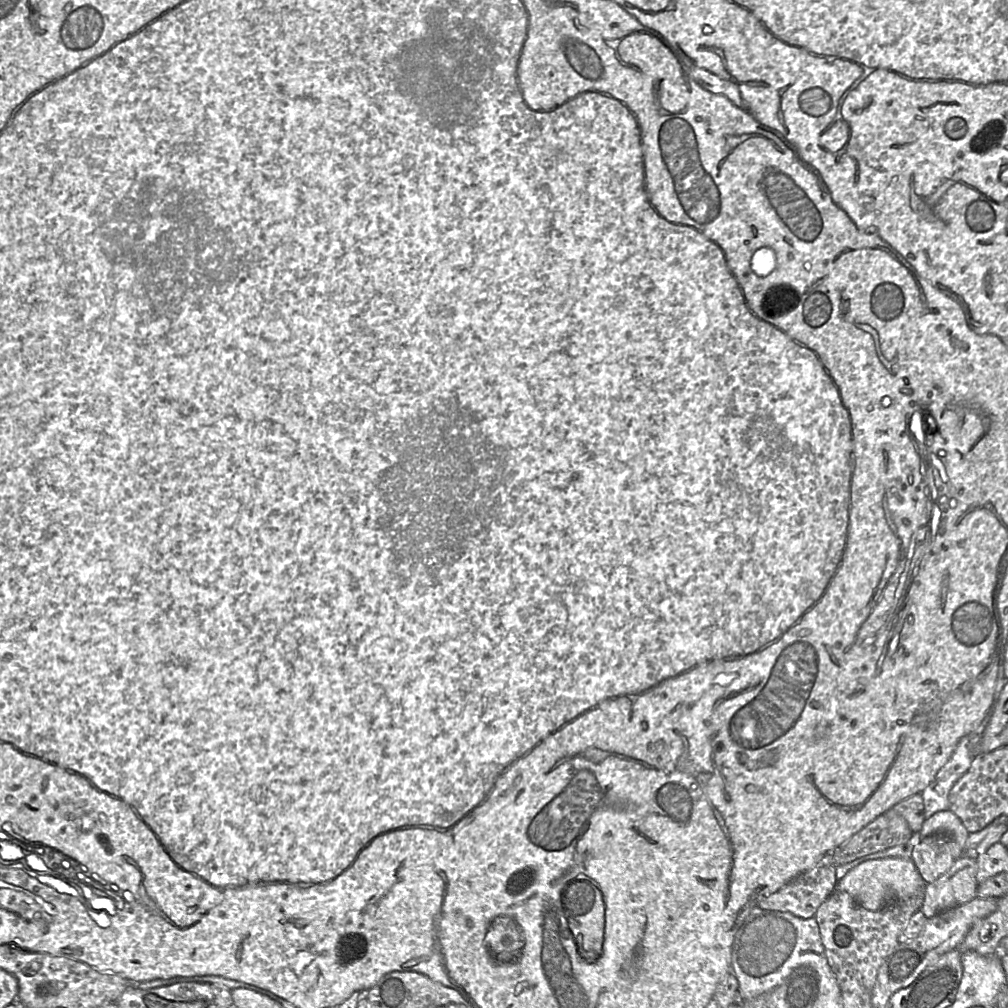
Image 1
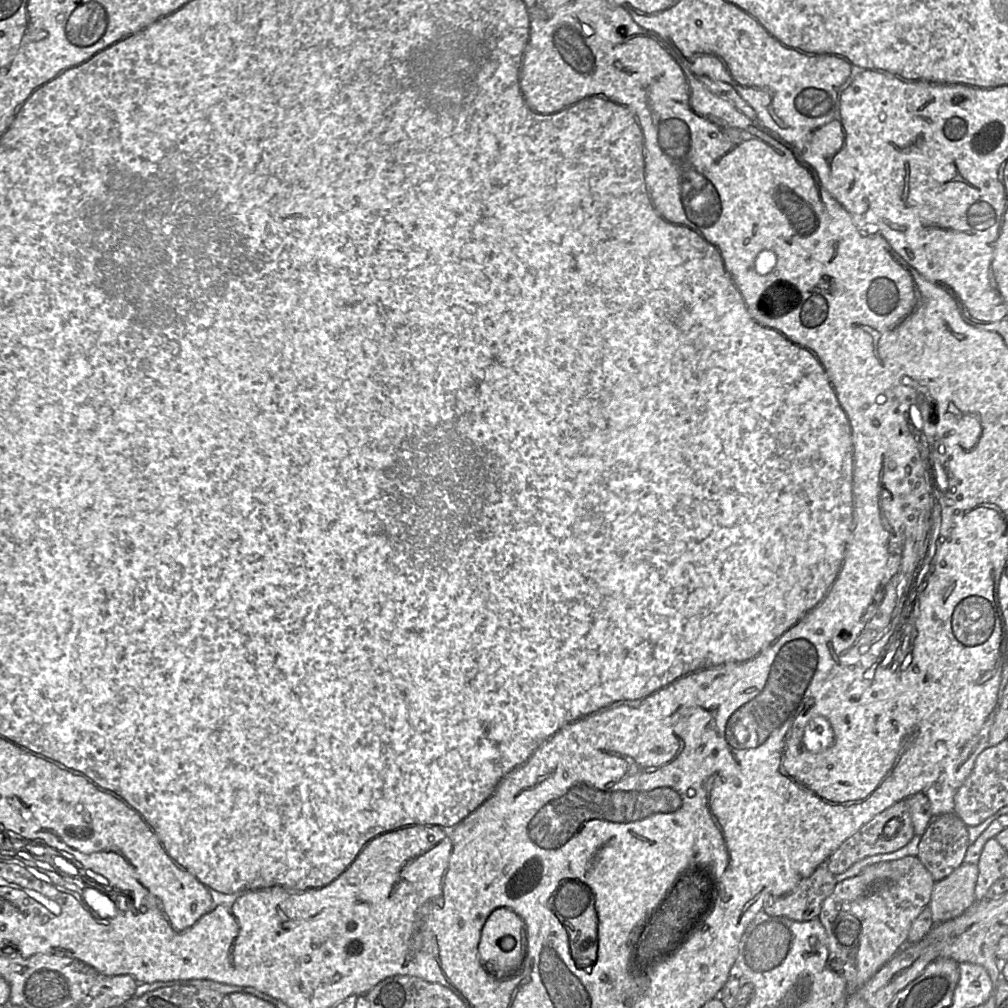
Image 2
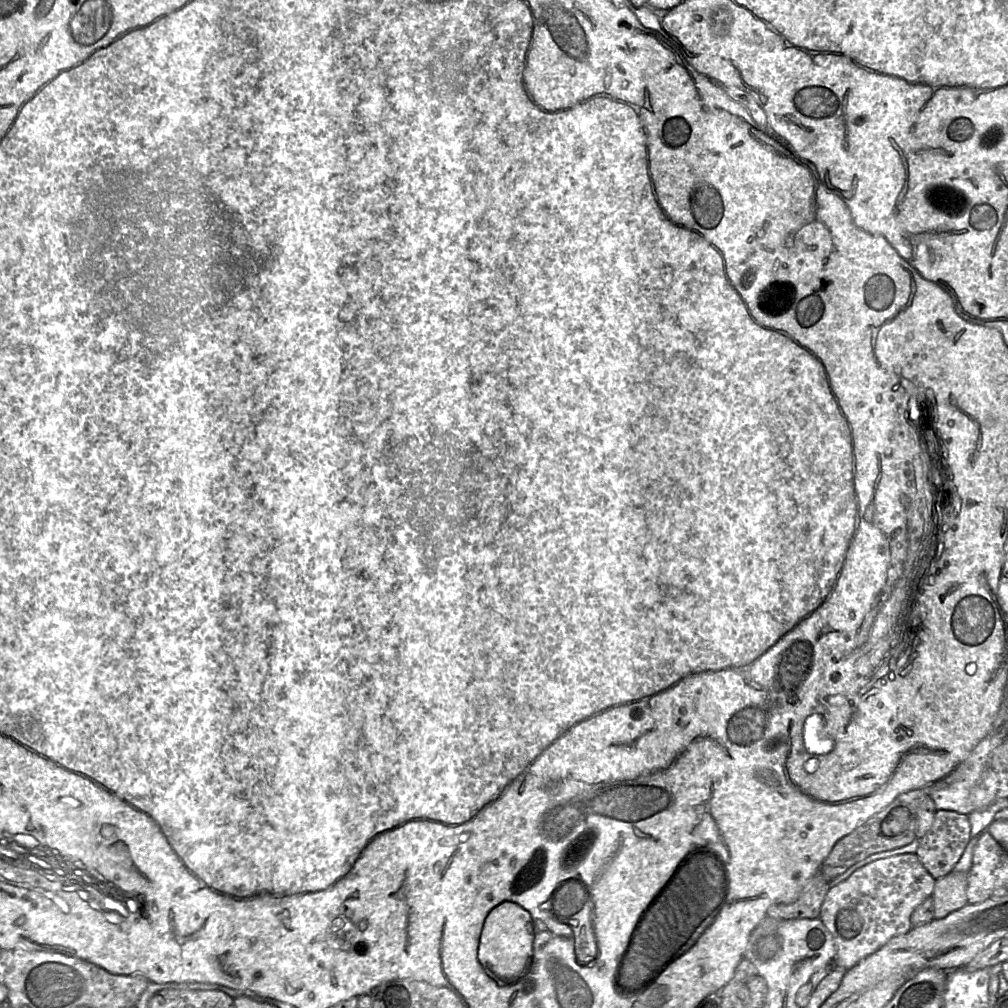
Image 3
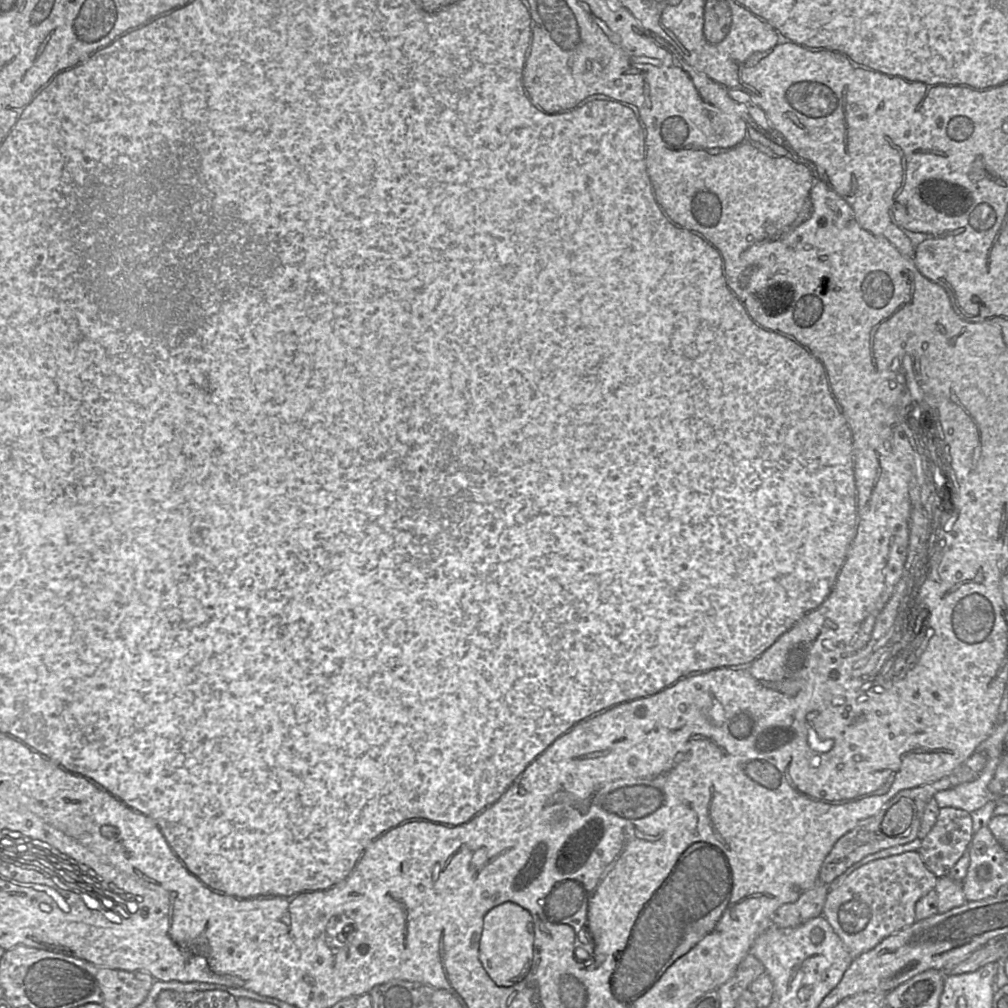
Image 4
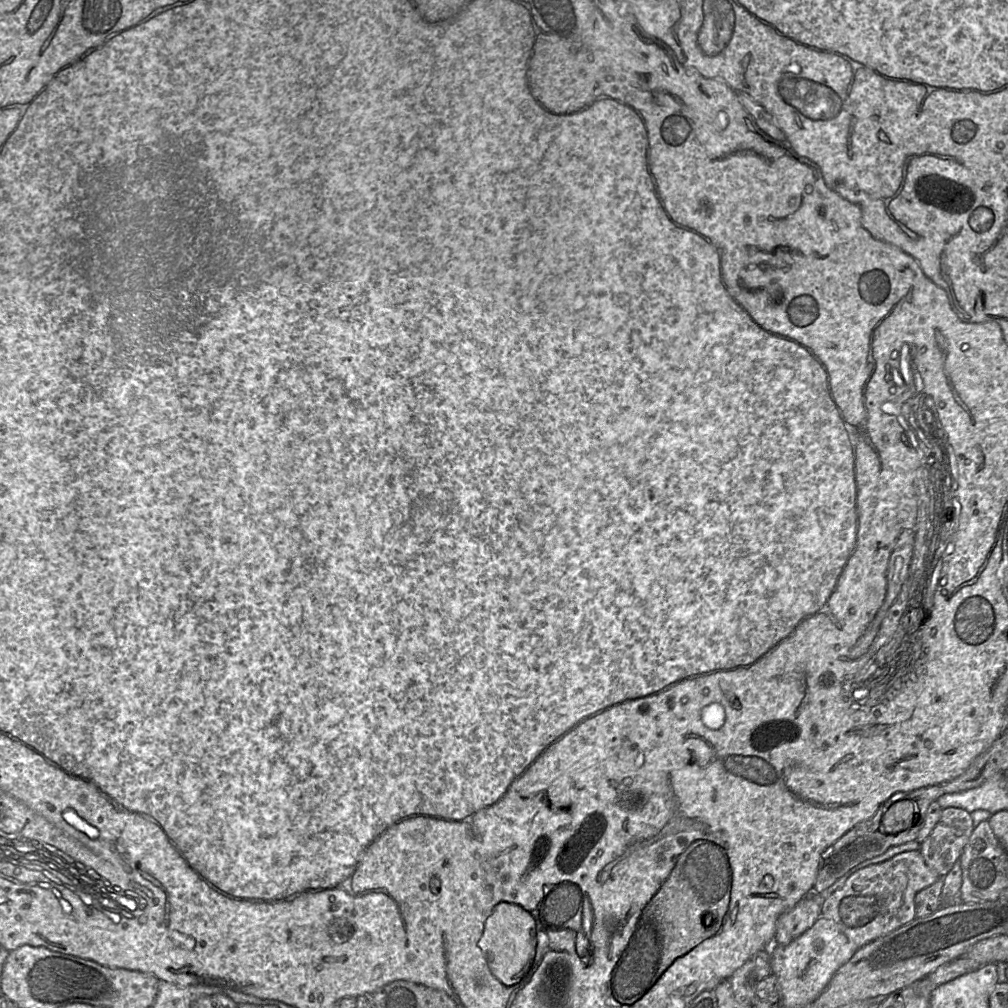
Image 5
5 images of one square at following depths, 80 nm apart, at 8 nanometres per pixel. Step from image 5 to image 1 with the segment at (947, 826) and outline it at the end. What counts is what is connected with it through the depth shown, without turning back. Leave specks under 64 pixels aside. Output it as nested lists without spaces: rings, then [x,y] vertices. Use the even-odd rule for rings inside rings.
[[[937,833],[922,838],[910,859],[929,884],[944,875],[963,855],[963,850],[950,836]]]

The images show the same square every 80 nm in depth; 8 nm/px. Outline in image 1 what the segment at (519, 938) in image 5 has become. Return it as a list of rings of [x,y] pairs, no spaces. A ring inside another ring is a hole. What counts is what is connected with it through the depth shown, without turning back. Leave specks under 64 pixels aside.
[[[498,916],[492,920],[484,942],[496,962],[510,962],[518,957],[523,946],[523,937],[511,917]]]

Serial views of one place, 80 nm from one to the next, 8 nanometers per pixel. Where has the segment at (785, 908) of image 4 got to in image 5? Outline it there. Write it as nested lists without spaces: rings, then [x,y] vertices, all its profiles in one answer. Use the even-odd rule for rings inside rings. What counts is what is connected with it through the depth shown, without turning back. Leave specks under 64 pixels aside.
[[[811,892],[803,897],[793,908],[782,913],[776,922],[776,932],[774,935],[774,944],[788,945],[807,929],[813,926],[816,920],[821,916],[823,899],[819,893]]]

